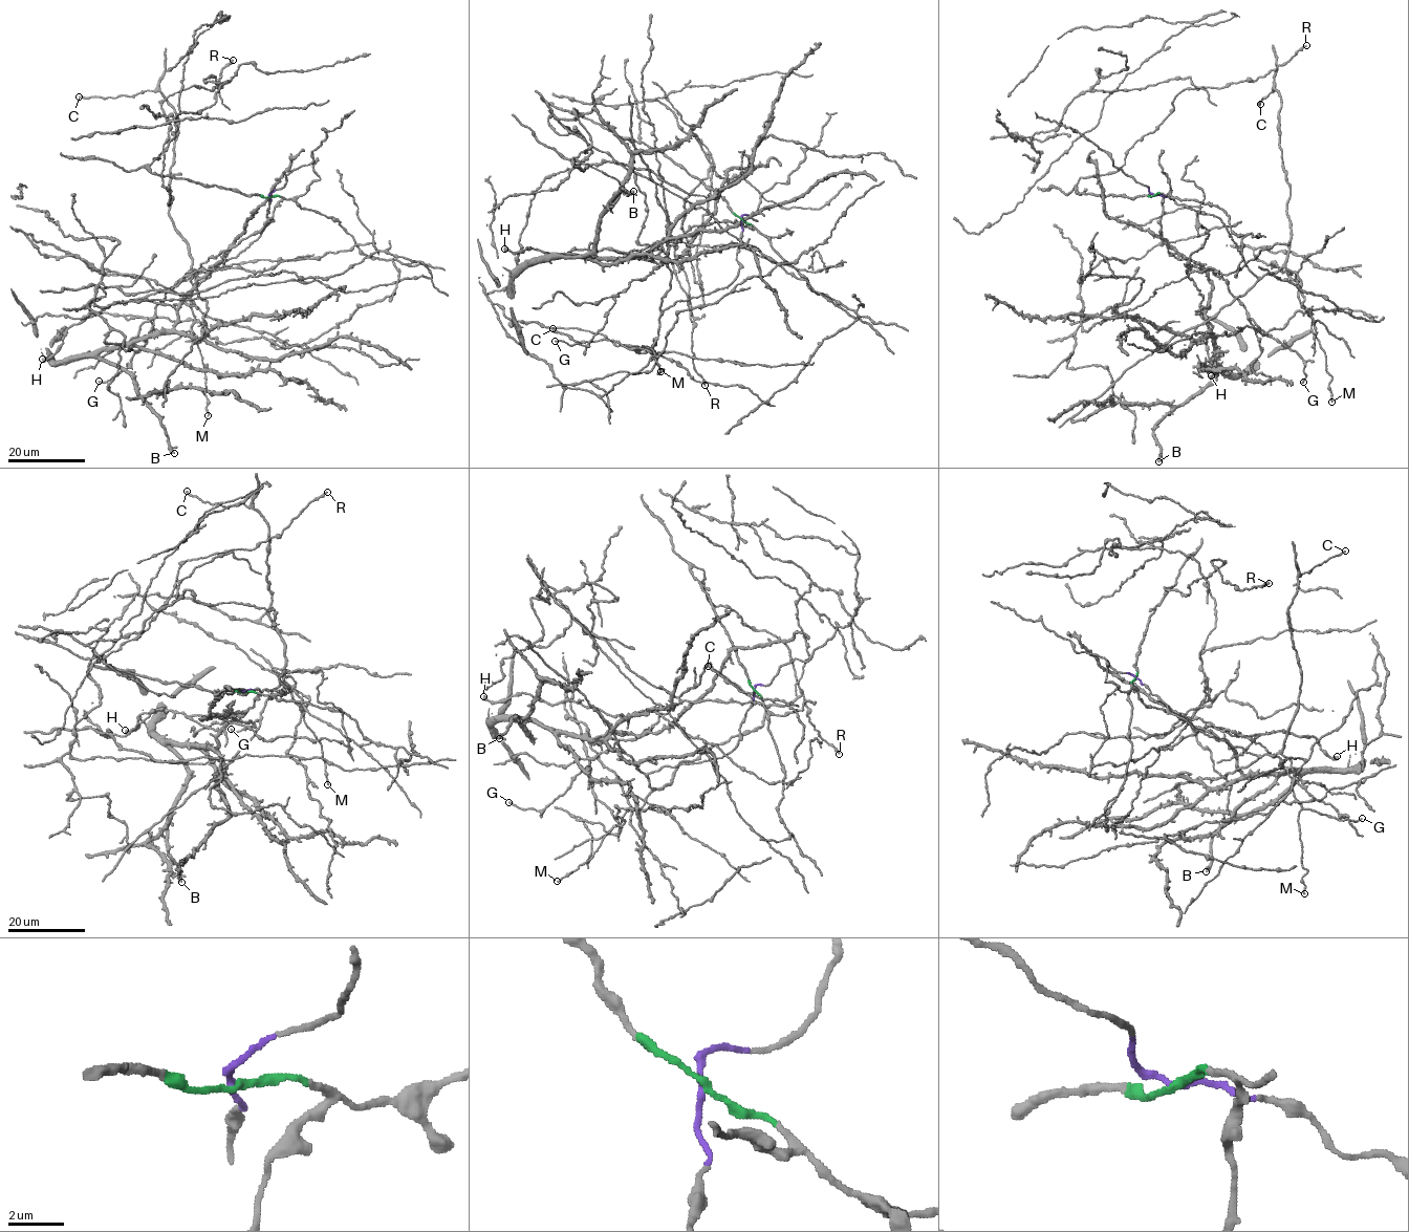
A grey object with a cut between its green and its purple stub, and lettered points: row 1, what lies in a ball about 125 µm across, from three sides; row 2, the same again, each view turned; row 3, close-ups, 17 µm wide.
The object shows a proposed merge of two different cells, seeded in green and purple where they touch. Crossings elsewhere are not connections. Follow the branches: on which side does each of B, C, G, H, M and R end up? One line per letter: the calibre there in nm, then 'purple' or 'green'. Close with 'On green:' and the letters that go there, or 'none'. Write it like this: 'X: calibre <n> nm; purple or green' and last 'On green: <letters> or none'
B: calibre 440 nm; green
C: calibre 220 nm; purple
G: calibre 200 nm; green
H: calibre 550 nm; green
M: calibre 160 nm; purple
R: calibre 240 nm; green
On green: B, G, H, R

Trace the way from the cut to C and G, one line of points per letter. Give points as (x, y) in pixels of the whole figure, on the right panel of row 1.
C: (1154, 194), (1216, 216), (1253, 274), (1275, 274), (1290, 238), (1290, 184), (1280, 94), (1273, 88), (1260, 104)
G: (1154, 194), (1163, 194), (1161, 232), (1169, 252), (1192, 265), (1220, 276), (1250, 319), (1302, 360), (1303, 382)

